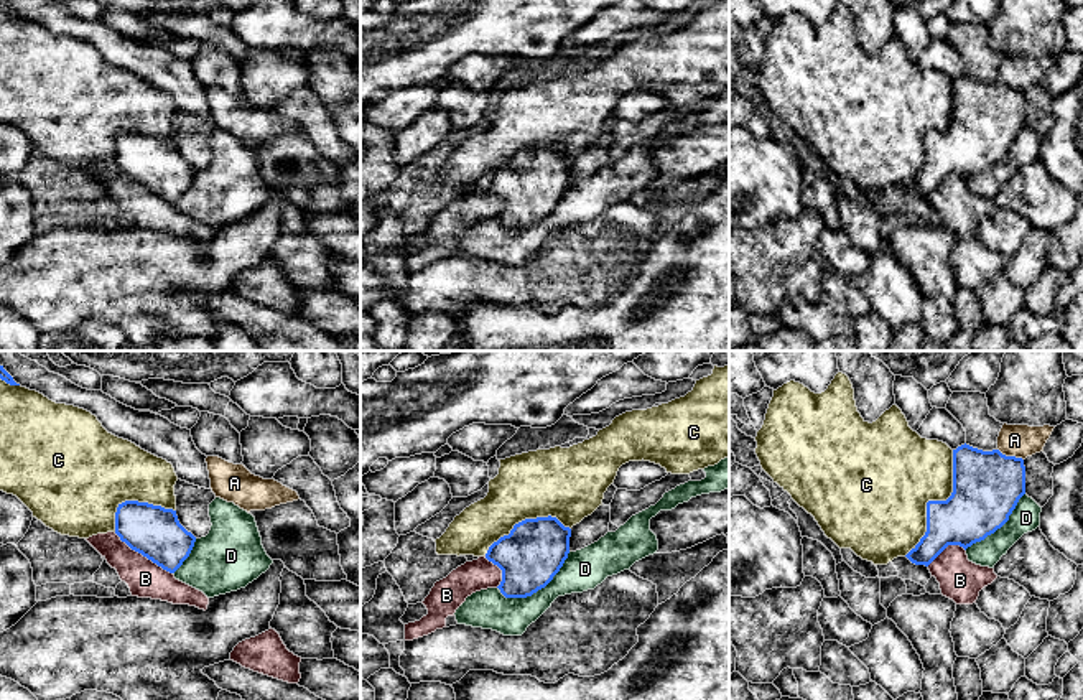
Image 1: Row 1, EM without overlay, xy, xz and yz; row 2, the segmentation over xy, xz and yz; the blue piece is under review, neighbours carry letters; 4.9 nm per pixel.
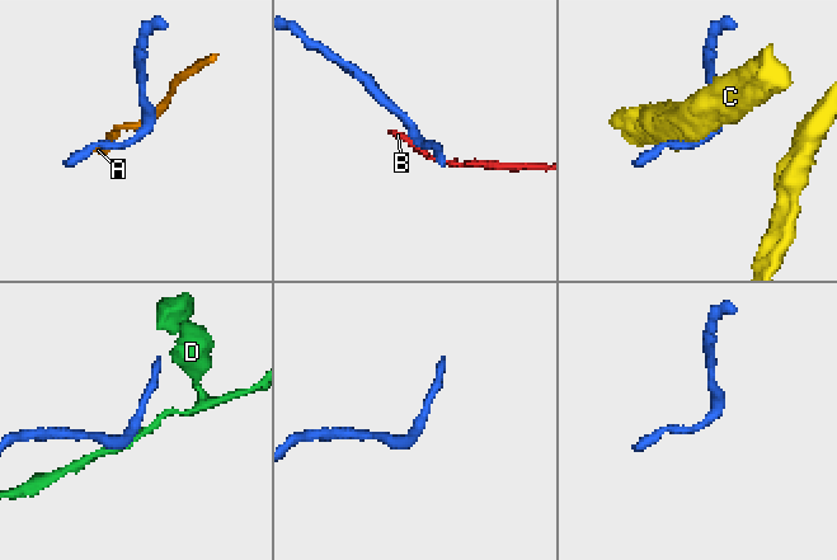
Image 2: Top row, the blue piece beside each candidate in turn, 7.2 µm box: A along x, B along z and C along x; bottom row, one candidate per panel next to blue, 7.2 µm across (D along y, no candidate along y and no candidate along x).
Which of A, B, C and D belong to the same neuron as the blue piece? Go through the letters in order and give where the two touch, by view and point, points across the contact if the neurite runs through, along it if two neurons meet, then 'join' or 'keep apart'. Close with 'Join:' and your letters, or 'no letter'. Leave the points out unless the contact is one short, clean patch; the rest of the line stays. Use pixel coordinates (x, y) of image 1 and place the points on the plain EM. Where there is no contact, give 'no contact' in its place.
A: yz (1011, 88) | keep apart
B: xy (144, 186) | along xy (114, 163), (132, 180), (171, 205) | keep apart
C: yz (934, 132) | keep apart
D: xz (539, 219) | keep apart
Join: no letter

